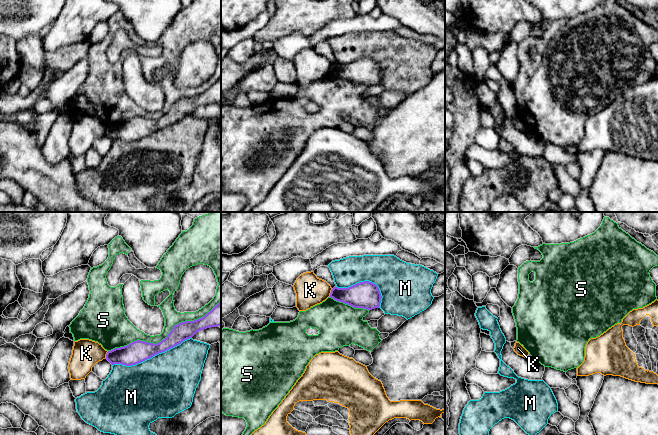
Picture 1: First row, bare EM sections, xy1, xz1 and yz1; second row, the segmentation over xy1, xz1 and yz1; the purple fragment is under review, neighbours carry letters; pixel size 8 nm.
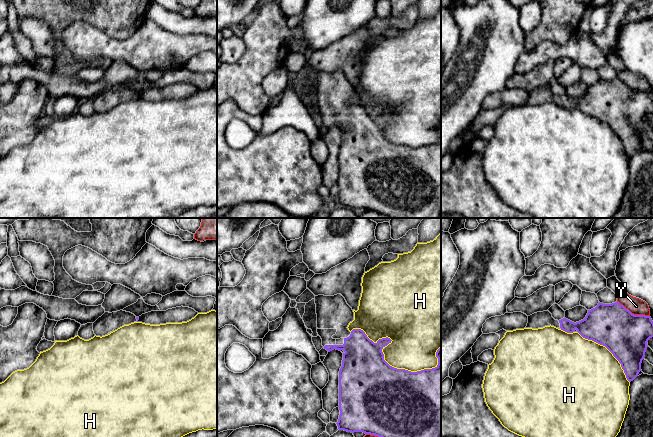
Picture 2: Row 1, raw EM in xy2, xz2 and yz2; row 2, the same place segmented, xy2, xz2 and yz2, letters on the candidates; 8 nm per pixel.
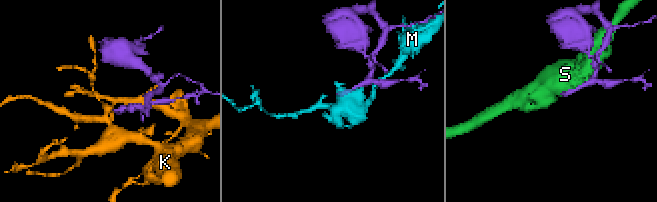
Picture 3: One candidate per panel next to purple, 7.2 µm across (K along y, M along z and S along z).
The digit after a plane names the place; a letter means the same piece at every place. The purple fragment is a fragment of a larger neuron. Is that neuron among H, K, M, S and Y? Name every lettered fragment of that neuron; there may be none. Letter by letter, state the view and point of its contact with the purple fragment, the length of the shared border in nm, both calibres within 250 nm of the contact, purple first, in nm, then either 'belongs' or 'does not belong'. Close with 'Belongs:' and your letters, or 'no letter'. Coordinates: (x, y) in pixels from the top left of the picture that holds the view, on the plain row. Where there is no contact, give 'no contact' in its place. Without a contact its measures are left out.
H: meets purple in xz2 at (383, 132); contact 750 nm long; 460 nm thick on the purple side, 360 nm on the other; does not belong
K: meets purple in xz1 at (330, 69); contact 70 nm long; 200 nm thick on the purple side, 240 nm on the other; does not belong
M: meets purple in xy1 at (151, 133); contact 700 nm long; 180 nm thick on the purple side, 500 nm on the other; does not belong
S: meets purple in xy1 at (166, 113); contact 1000 nm long; 170 nm thick on the purple side, 120 nm on the other; does not belong
Y: meets purple in yz2 at (633, 90); contact 300 nm long; 360 nm thick on the purple side, 140 nm on the other; does not belong
Belongs: no letter

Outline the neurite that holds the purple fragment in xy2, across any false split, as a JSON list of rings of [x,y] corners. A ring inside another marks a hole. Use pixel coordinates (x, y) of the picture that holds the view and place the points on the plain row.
[[[123,86],[112,89],[105,88],[93,99],[93,107],[96,112],[102,113],[124,101],[138,98],[138,96],[139,94],[134,90]]]

